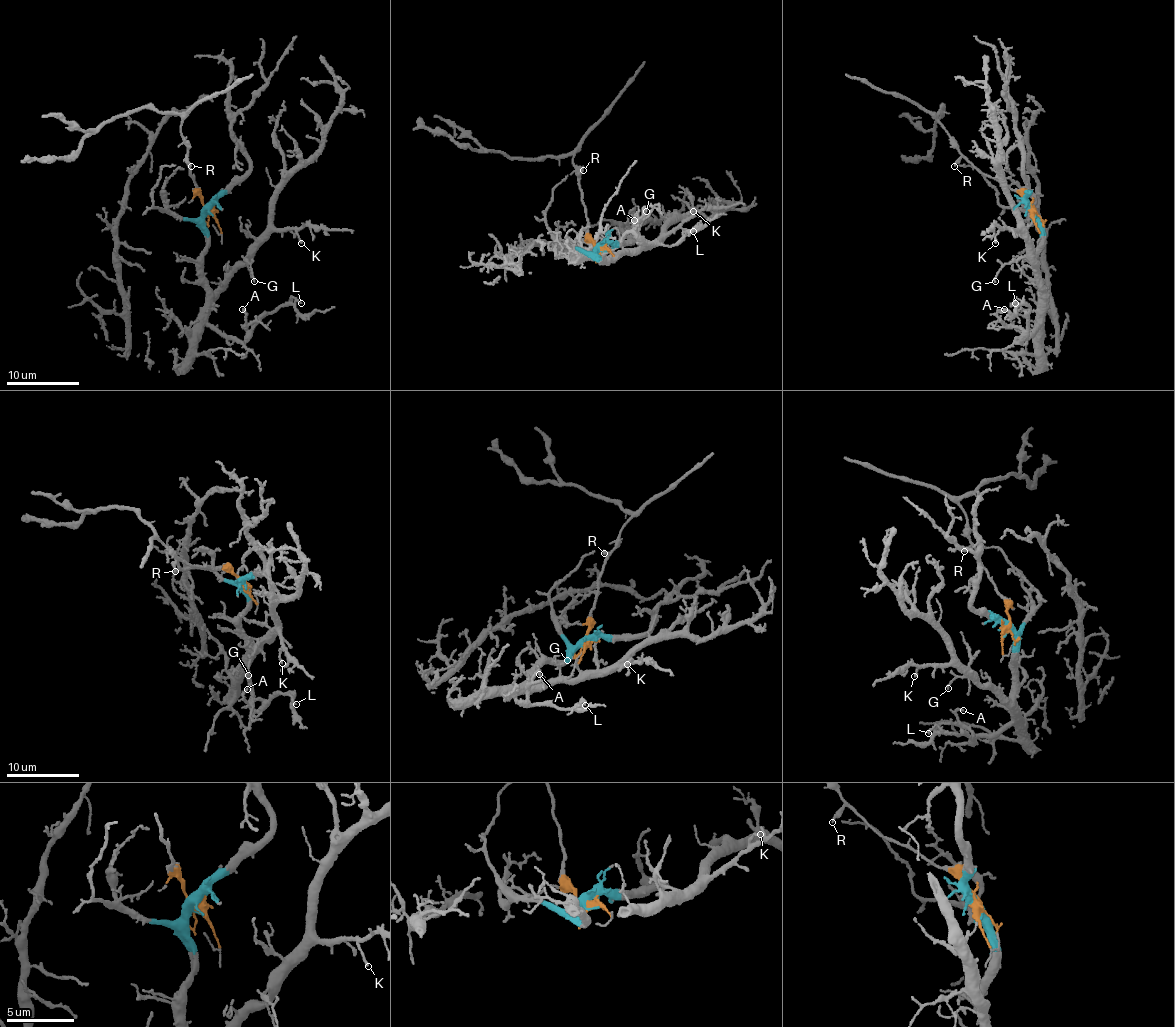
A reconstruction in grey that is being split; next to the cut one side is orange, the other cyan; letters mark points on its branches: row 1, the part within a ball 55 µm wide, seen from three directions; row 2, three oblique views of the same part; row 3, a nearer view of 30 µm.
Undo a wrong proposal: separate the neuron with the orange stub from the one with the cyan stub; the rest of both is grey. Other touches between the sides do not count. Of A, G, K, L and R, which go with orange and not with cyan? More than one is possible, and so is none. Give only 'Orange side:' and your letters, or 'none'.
Orange side: R

